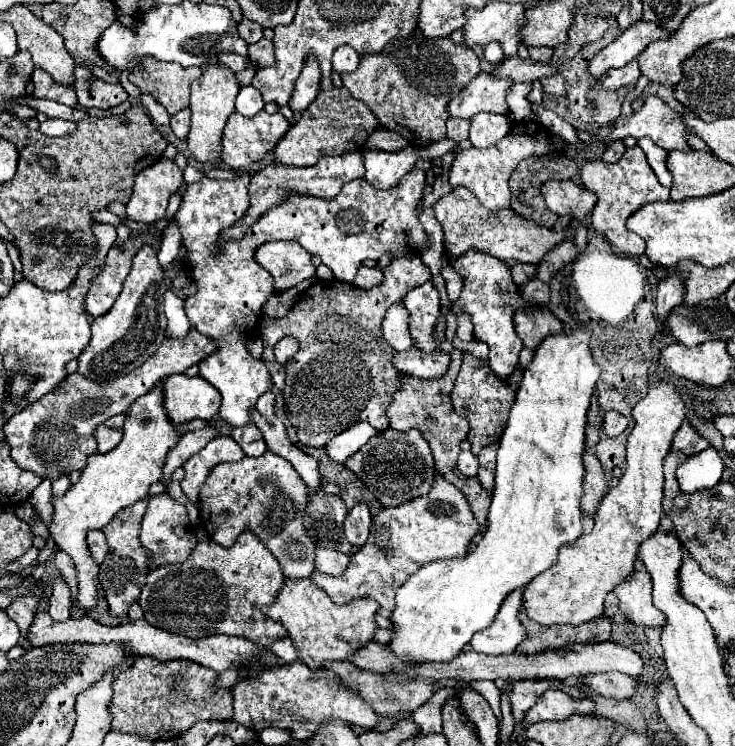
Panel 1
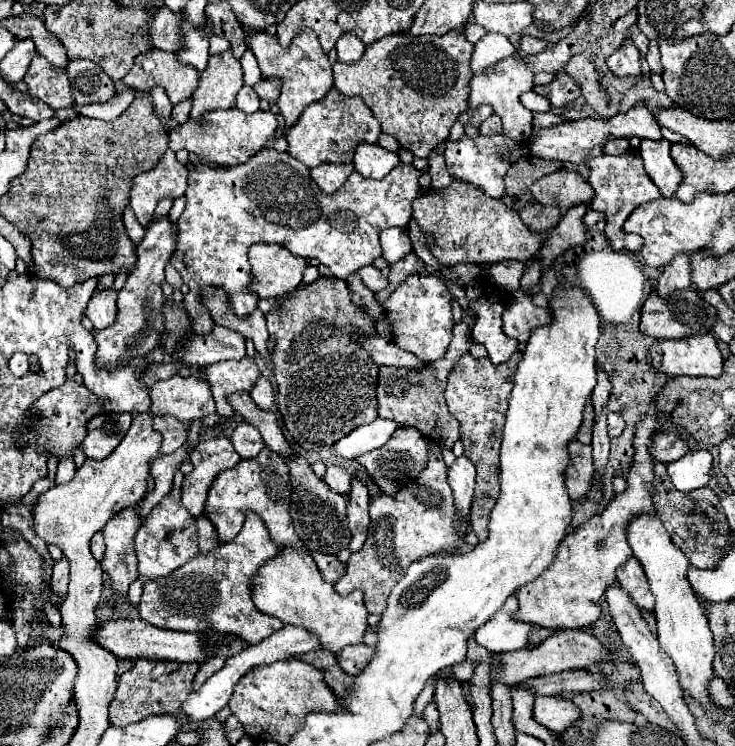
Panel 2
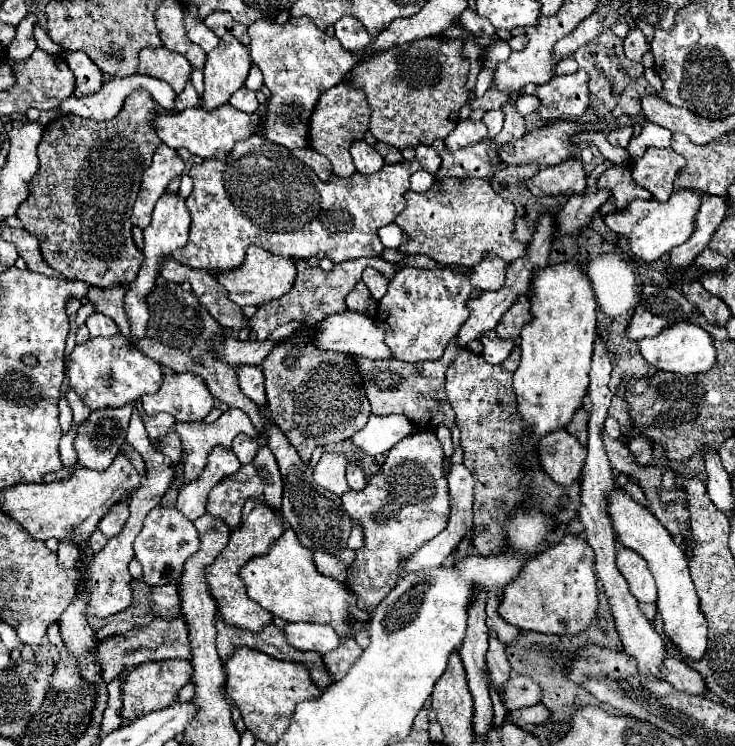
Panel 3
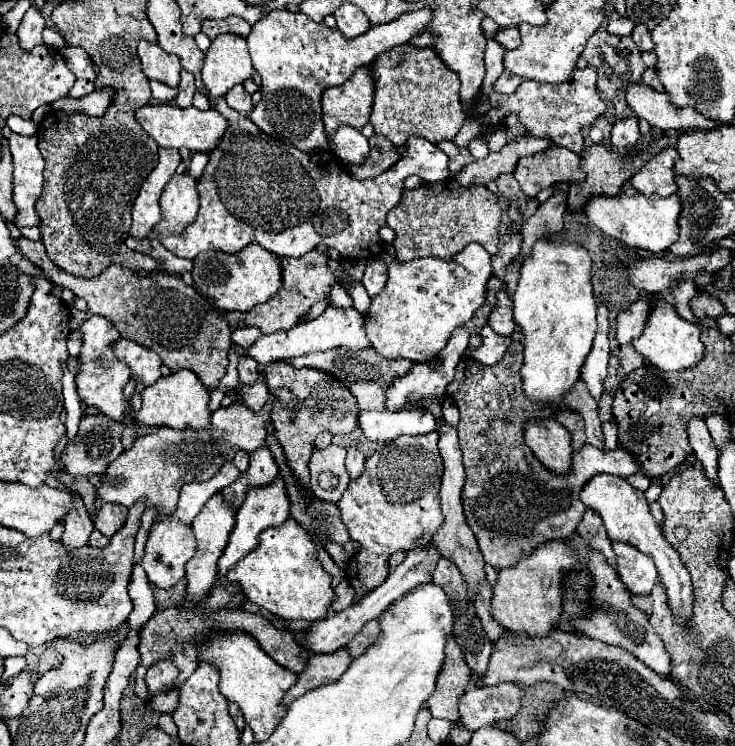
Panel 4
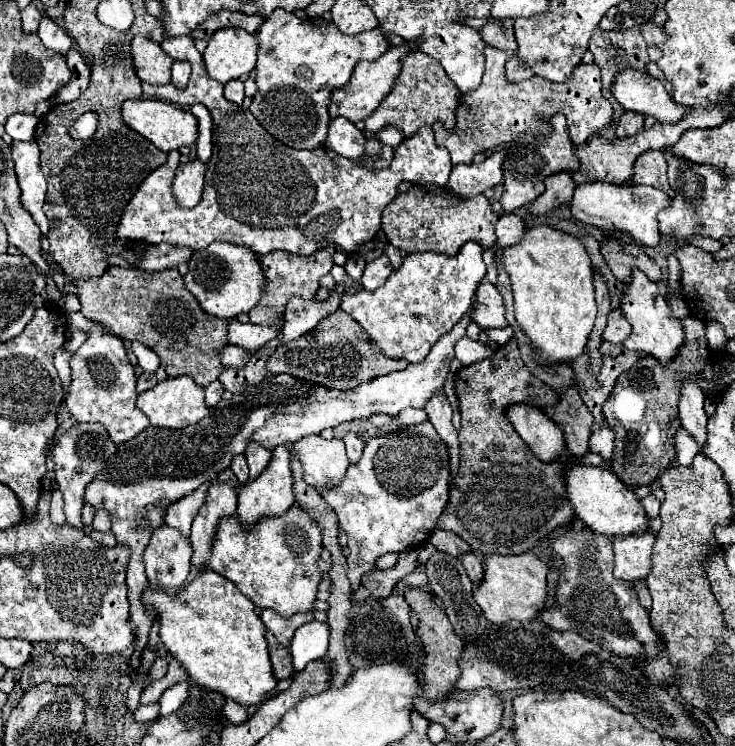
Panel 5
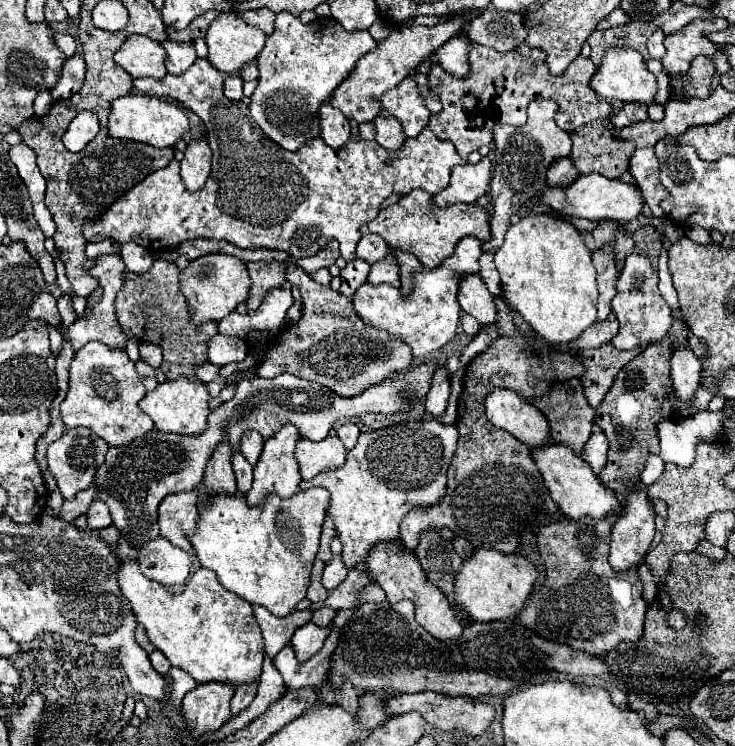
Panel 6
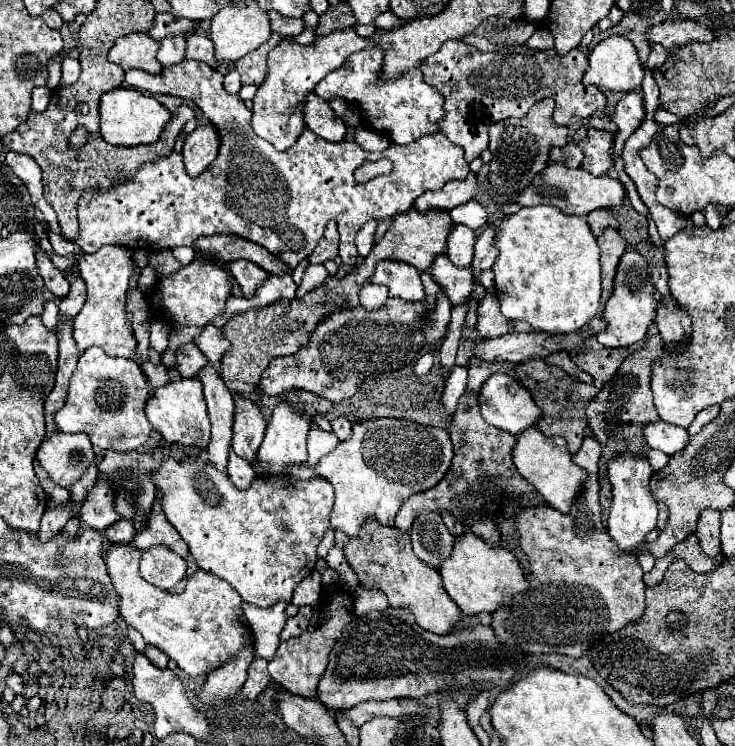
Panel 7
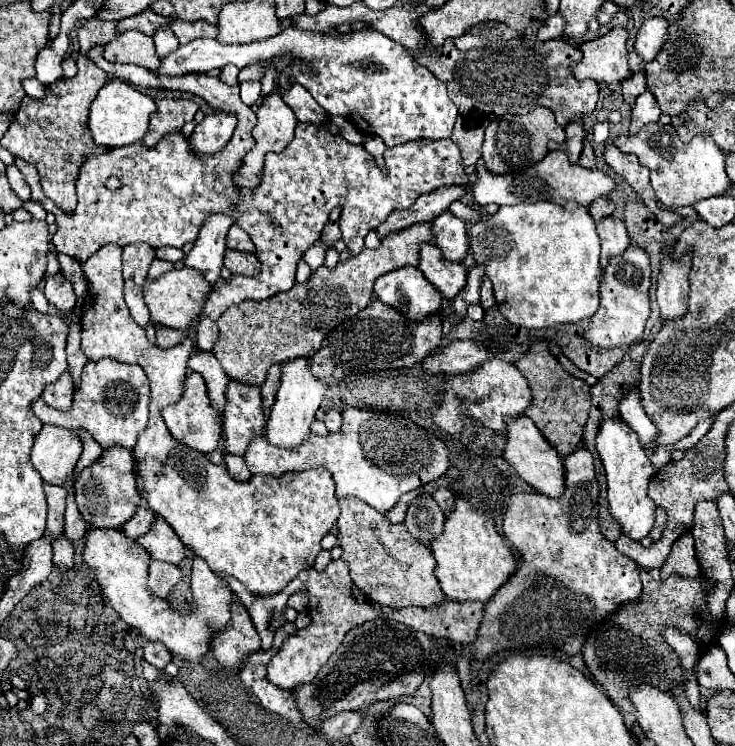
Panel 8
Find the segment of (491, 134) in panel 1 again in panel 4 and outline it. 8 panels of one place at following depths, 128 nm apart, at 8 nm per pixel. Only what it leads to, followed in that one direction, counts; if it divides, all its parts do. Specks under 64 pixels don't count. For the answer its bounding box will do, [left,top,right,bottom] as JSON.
[468,137,490,160]

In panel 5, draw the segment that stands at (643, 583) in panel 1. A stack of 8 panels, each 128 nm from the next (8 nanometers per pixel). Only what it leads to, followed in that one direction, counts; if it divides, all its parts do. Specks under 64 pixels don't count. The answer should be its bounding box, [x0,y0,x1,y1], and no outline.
[614,530,654,582]

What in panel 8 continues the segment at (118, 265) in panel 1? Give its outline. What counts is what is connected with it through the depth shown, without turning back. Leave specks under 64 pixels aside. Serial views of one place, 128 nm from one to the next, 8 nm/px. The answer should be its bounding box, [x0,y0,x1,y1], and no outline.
[32,358,150,450]

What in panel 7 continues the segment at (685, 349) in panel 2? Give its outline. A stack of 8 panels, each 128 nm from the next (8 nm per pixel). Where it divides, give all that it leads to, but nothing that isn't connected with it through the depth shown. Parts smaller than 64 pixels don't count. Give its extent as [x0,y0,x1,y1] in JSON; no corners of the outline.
[596,250,658,348]

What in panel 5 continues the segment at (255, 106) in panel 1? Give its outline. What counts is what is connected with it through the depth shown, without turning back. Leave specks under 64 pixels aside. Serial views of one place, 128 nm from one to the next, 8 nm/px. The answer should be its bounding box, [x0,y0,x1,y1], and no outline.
[224,80,244,106]

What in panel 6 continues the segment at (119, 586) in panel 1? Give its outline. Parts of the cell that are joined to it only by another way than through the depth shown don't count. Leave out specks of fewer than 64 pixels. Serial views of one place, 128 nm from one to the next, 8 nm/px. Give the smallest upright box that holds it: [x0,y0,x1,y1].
[86,502,112,530]

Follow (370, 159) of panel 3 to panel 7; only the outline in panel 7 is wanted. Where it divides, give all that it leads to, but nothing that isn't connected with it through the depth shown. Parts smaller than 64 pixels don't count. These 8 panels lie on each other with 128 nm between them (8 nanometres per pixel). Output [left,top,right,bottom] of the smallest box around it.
[304,92,346,142]

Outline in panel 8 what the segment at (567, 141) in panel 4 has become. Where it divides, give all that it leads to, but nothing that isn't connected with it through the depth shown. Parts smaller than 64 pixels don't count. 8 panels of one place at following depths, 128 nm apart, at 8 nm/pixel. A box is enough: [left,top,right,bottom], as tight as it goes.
[294,2,598,166]

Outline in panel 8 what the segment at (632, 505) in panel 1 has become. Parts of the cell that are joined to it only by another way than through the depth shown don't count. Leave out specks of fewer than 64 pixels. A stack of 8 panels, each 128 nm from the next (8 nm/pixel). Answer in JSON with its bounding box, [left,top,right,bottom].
[430,490,516,602]

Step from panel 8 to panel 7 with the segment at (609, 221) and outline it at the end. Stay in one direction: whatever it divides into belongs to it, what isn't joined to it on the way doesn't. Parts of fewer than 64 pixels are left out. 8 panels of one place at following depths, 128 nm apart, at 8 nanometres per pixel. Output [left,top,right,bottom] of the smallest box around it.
[598,228,628,302]

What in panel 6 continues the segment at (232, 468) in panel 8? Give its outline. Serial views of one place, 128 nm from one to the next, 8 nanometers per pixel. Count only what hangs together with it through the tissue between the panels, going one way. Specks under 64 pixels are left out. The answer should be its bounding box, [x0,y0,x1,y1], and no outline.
[232,450,252,492]

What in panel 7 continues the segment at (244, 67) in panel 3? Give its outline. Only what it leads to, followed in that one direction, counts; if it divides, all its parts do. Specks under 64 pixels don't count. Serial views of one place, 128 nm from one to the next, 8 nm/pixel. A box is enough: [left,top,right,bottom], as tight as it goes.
[210,4,272,64]

